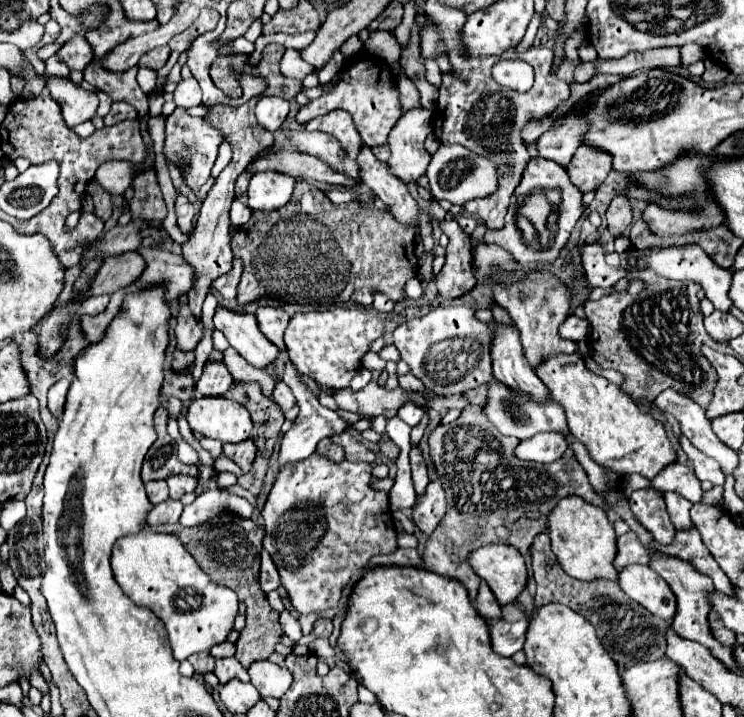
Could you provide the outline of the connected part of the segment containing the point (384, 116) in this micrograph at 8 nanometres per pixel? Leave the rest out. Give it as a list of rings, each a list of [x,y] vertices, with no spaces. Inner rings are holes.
[[[362,59],[358,63],[350,63],[342,73],[336,85],[324,85],[328,89],[320,99],[312,99],[306,107],[300,107],[296,121],[300,125],[306,125],[312,117],[320,117],[334,109],[344,109],[352,115],[356,129],[364,137],[368,147],[386,145],[388,133],[392,131],[392,125],[400,119],[402,109],[398,103],[398,89],[392,83],[392,75],[388,71],[388,65],[378,59]]]

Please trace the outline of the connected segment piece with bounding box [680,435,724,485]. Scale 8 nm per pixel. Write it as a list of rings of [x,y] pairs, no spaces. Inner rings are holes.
[[[684,435],[680,437],[680,445],[682,445],[682,449],[686,451],[688,459],[692,461],[692,467],[694,467],[696,477],[698,477],[700,481],[710,481],[712,485],[722,485],[722,483],[724,483],[724,473],[722,473],[718,461],[714,461],[714,459],[708,457],[708,455],[704,455],[702,451],[698,451]]]

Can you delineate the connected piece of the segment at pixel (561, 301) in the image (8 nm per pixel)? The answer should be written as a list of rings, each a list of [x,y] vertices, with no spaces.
[[[530,273],[522,277],[522,281],[514,283],[512,287],[504,287],[496,283],[492,285],[492,291],[494,291],[496,303],[504,307],[514,319],[522,337],[524,355],[532,369],[536,369],[538,361],[544,357],[552,357],[556,353],[574,353],[576,343],[558,337],[558,327],[568,315],[570,291],[552,273]]]

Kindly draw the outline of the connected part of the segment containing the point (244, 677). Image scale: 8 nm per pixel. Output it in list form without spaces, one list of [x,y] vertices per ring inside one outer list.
[[[230,657],[230,659],[218,659],[214,673],[216,673],[216,677],[220,679],[222,685],[224,685],[226,681],[230,681],[230,679],[240,679],[240,681],[244,681],[244,683],[250,681],[248,671],[246,671],[234,657]]]

